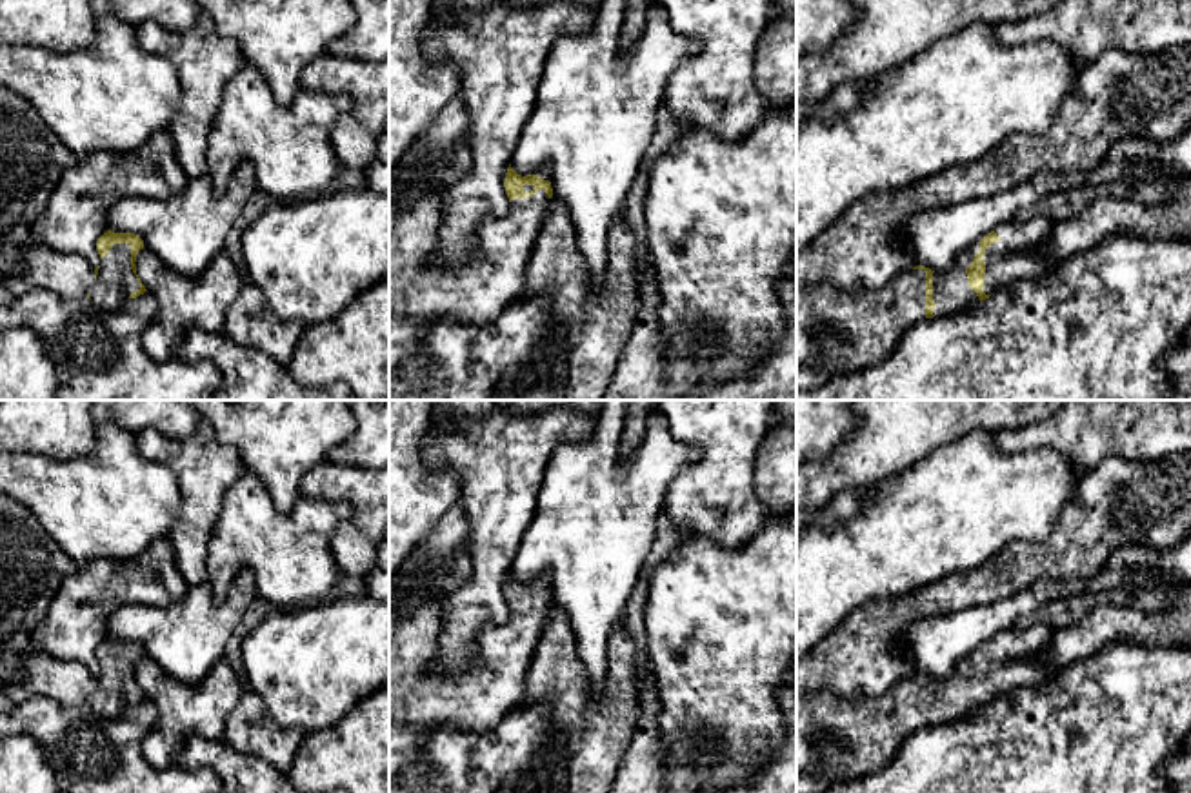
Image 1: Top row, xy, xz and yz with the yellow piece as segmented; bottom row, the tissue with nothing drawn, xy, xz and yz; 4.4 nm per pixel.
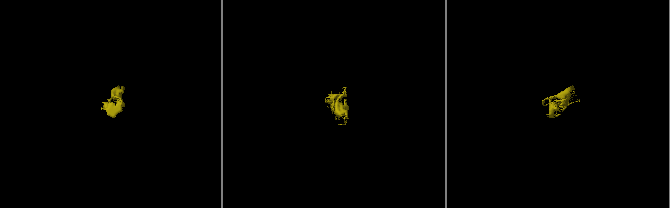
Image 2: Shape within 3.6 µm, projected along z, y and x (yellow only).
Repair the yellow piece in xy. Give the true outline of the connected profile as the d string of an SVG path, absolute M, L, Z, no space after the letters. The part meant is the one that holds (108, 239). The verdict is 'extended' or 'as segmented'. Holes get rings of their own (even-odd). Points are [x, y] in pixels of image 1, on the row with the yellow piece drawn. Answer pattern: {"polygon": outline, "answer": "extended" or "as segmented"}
{"polygon": "M16 224L11 229L0 231L0 286L11 296L45 289L73 300L87 296L98 307L116 309L127 296L136 298L147 291L136 275L135 262L140 249L144 249L144 240L138 235L107 229L96 242L100 266L93 269L85 258L55 251L36 240L29 226Z", "answer": "extended"}

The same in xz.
{"polygon": "M458 91L413 140L389 175L389 315L413 324L438 318L471 326L493 324L502 309L524 293L527 262L553 196L547 166L536 175L522 176L509 164L504 182L509 215L482 226L476 260L456 267L431 266L429 258L438 249L444 189L471 169L471 153L465 147L467 133L469 113Z", "answer": "extended"}

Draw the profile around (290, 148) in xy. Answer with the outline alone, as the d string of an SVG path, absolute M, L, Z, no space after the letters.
M245 64L224 87L209 135L205 160L213 191L220 195L242 162L253 166L256 187L273 202L293 202L329 191L342 166L331 146L331 129L349 107L351 98L345 95L322 95L302 87L289 105L280 105L262 73Z

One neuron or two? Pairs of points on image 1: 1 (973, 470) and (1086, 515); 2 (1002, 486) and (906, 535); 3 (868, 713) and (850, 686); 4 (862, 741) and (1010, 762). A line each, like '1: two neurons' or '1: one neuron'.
1: two neurons
2: one neuron
3: two neurons
4: two neurons

